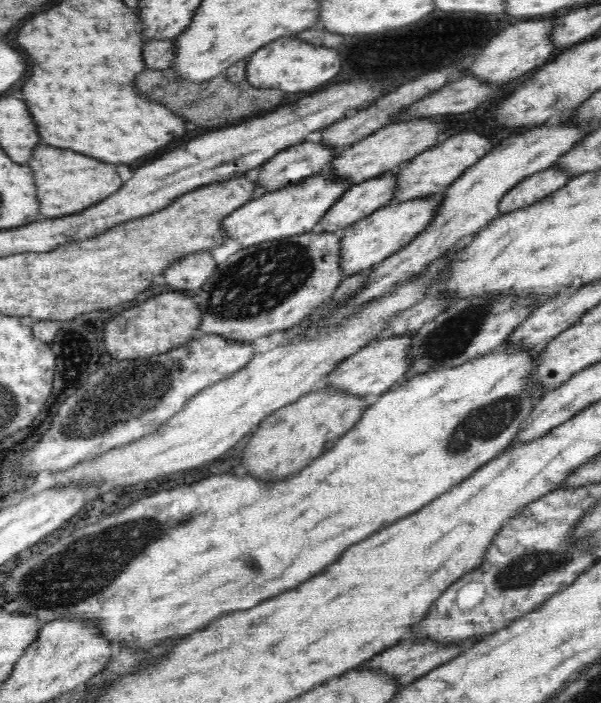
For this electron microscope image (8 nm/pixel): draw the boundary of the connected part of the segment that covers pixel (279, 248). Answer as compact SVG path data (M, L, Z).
M333 232L308 233L256 244L238 250L219 264L216 272L206 280L194 302L204 310L199 334L218 334L228 340L250 343L260 336L299 325L324 301L328 301L342 280L342 242Z

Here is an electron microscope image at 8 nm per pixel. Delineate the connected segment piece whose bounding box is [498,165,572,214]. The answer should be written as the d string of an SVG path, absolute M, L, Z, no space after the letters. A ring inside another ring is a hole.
M556 165L527 176L500 200L498 204L500 212L506 214L527 205L532 206L535 202L566 186L571 177L568 172L557 168Z

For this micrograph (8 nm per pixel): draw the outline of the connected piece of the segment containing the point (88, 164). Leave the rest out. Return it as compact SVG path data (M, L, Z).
M40 142L36 150L32 152L30 166L34 170L34 180L38 188L38 200L40 200L40 214L48 218L64 216L66 212L80 212L112 192L116 192L122 186L122 180L116 172L116 166L104 164L100 160L88 158L84 154L76 154L74 150L60 150L54 146L48 146L46 142Z

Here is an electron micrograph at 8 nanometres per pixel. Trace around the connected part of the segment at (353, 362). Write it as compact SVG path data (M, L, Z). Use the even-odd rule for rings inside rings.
M403 334L377 341L369 342L356 354L343 359L322 383L326 387L334 387L352 395L379 397L389 388L404 378L410 368L410 350L412 350L412 335Z

